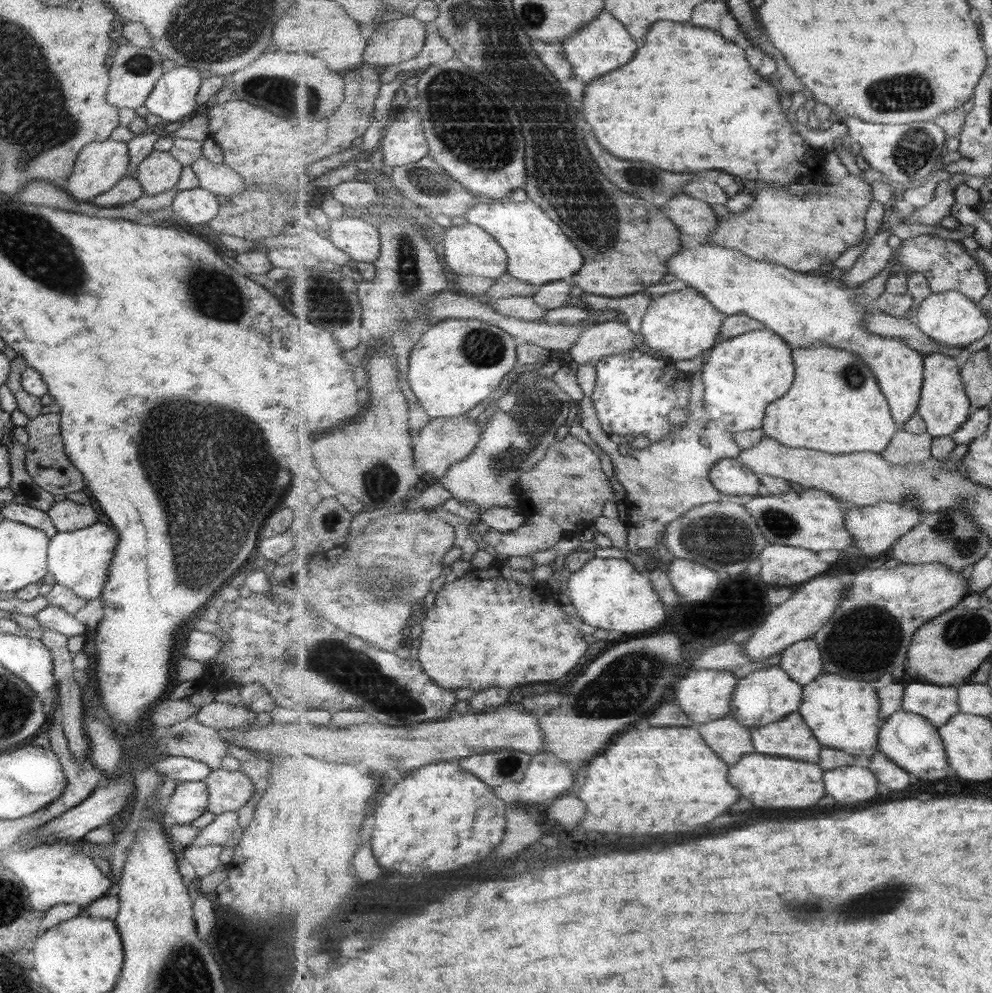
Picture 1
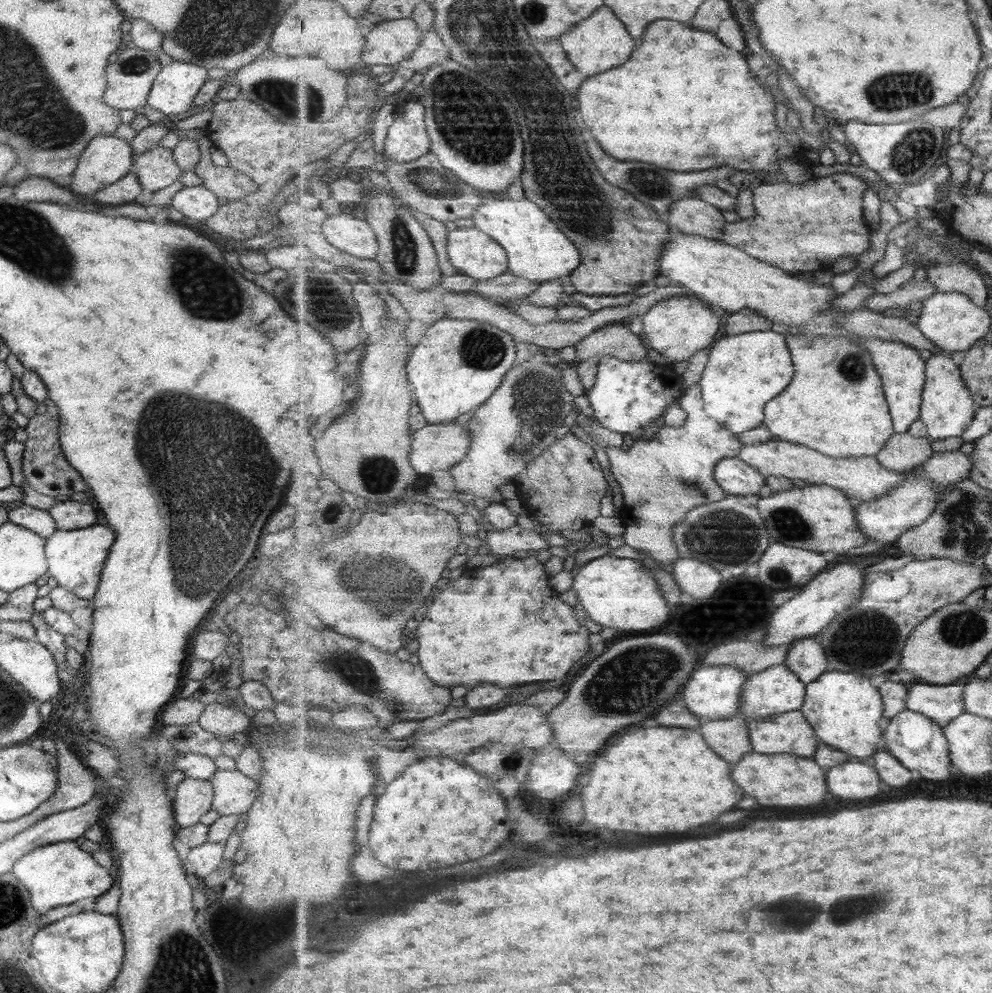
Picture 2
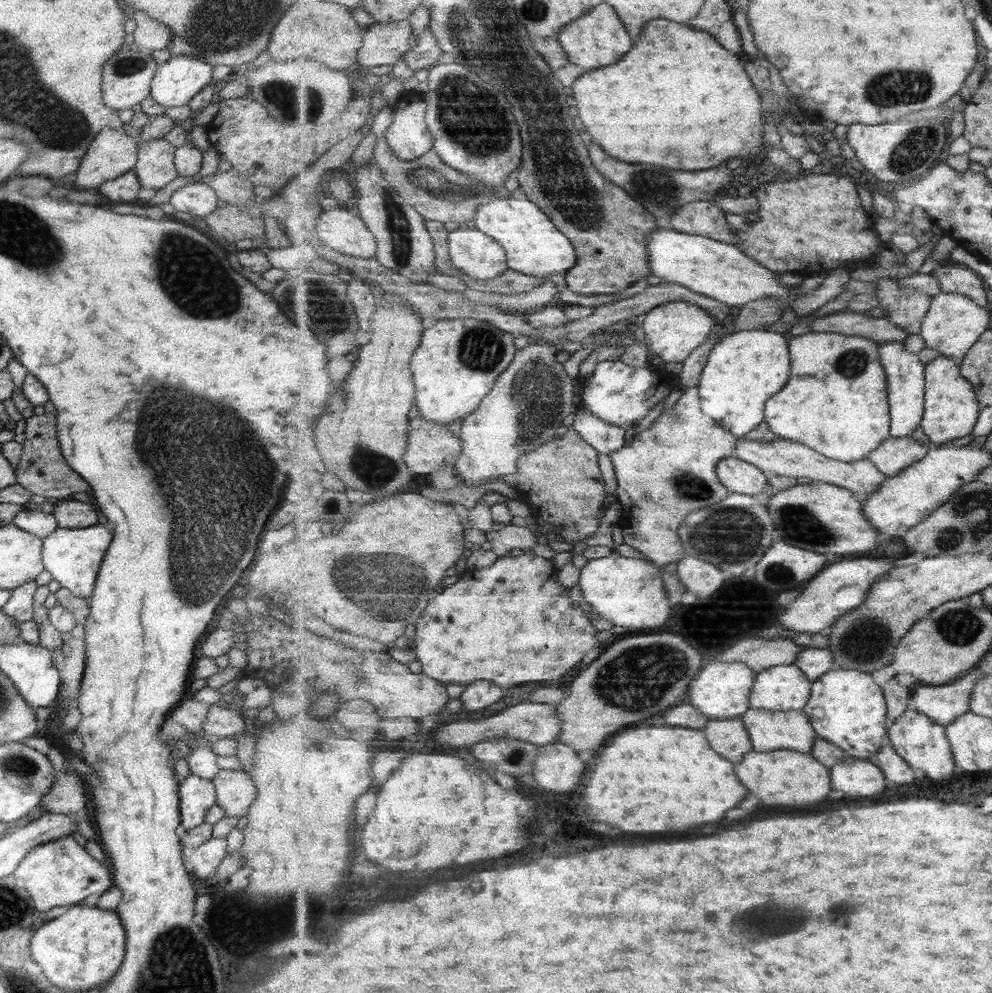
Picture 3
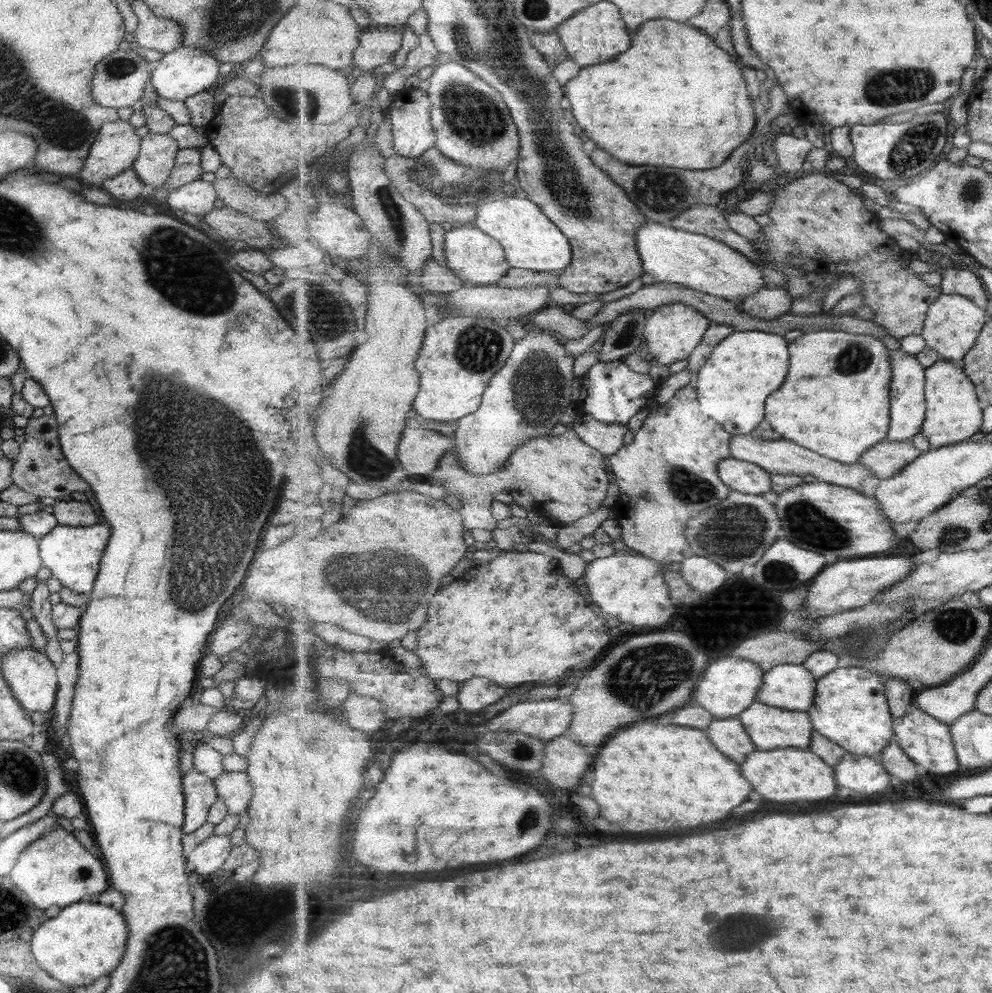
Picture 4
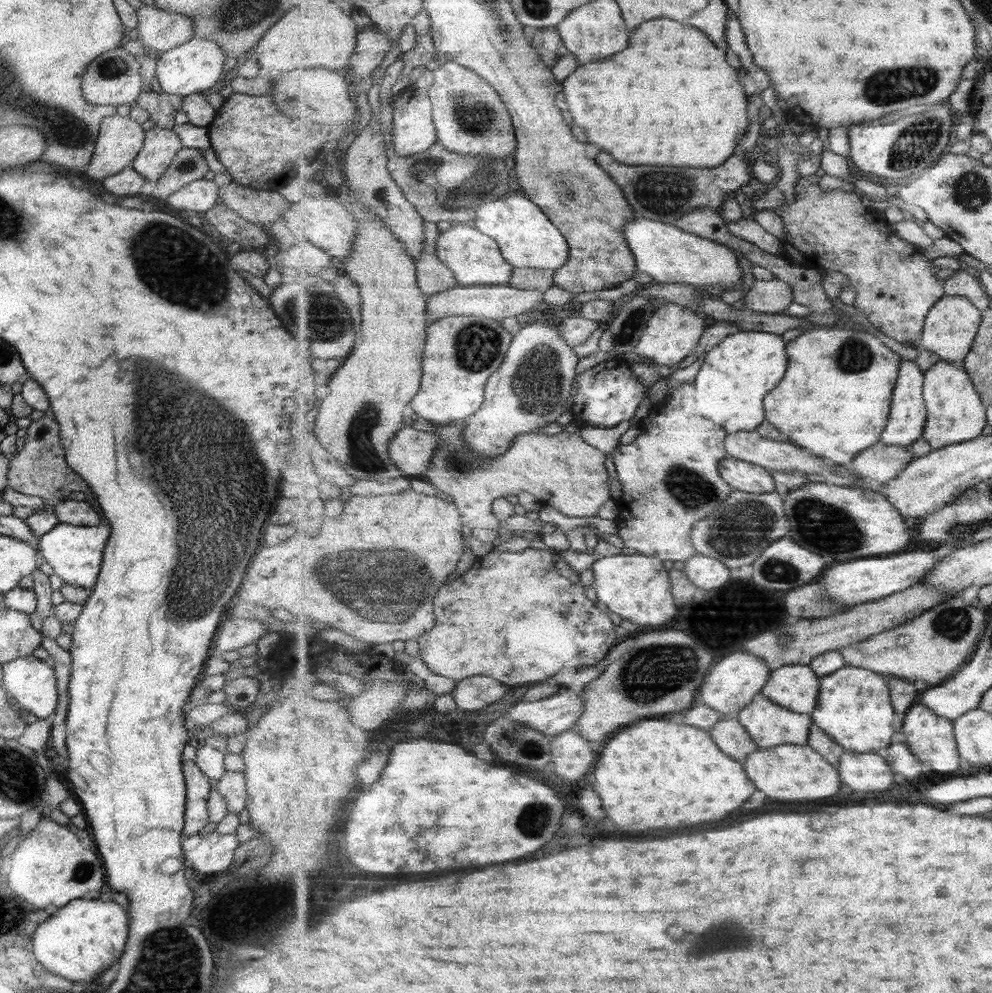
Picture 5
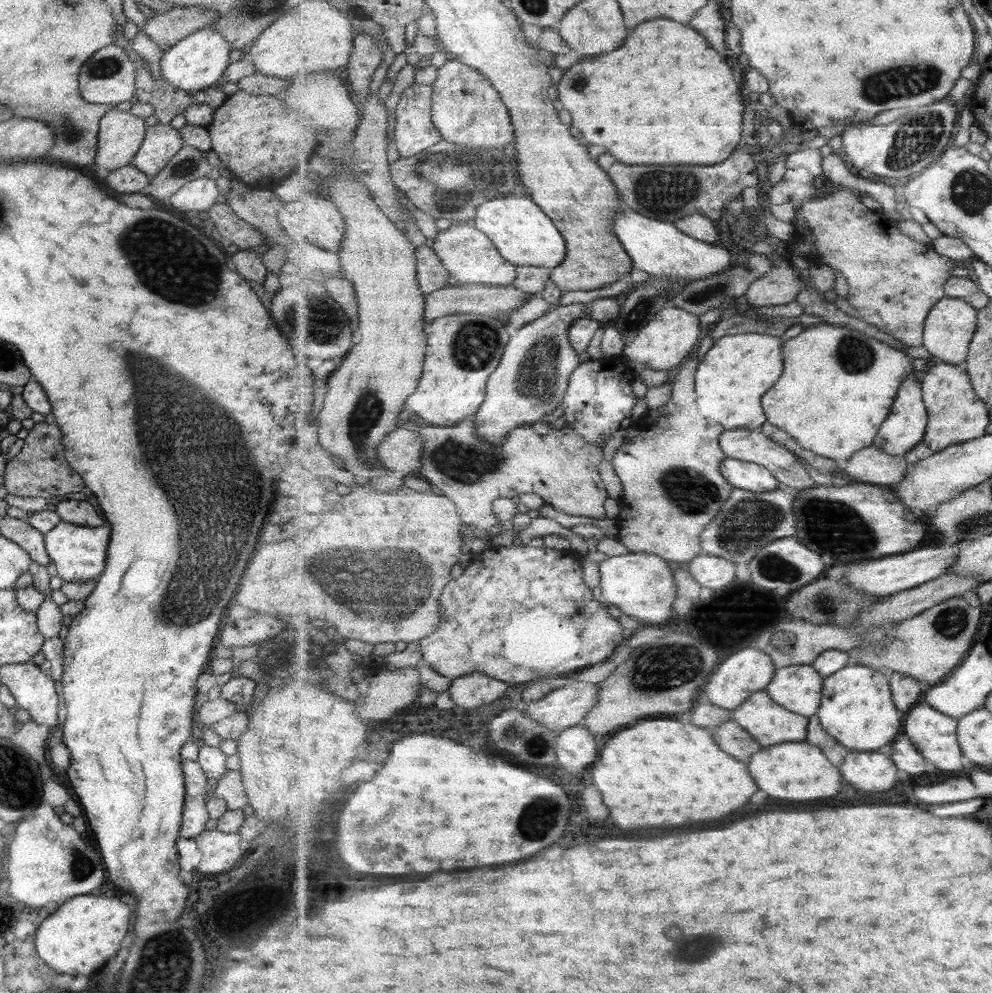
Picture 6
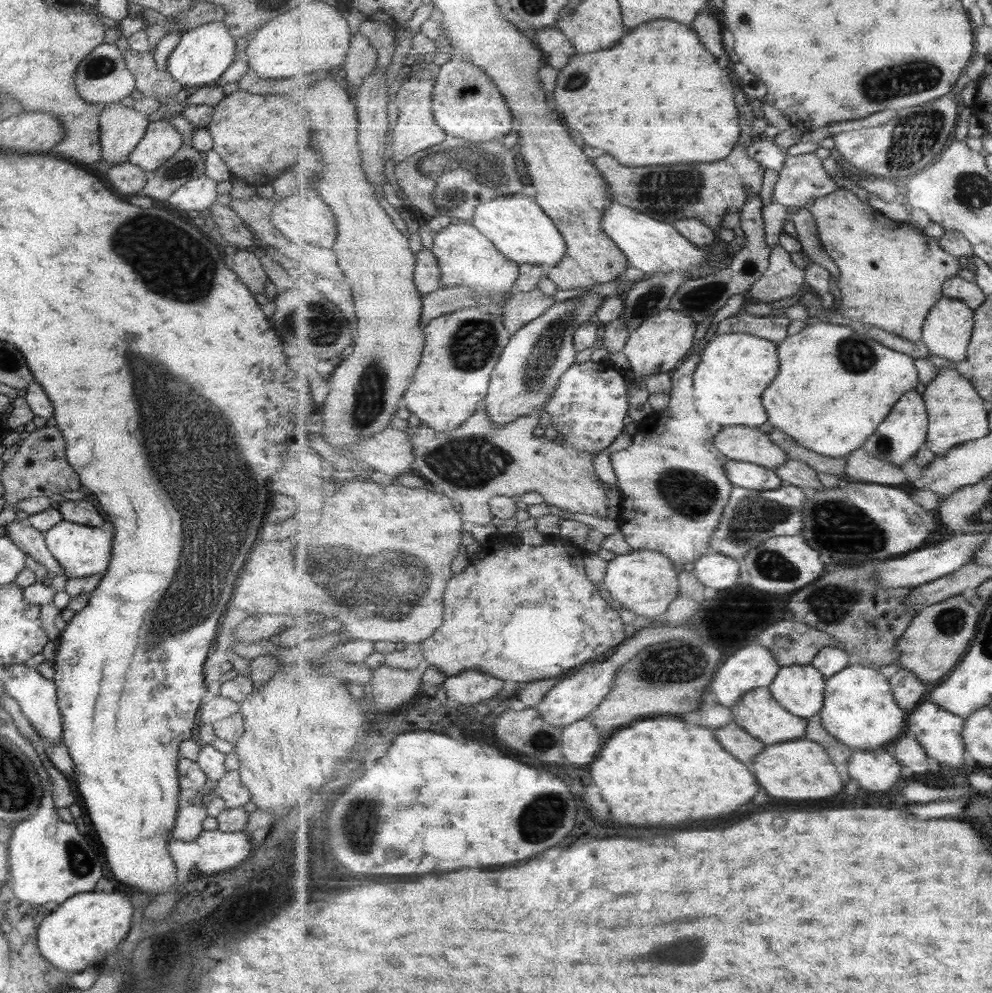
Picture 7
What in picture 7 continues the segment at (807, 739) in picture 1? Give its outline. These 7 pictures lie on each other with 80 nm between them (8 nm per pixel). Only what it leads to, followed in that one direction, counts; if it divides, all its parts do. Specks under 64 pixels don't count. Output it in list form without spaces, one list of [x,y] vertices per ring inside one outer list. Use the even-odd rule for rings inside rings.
[[[769,687],[751,690],[732,706],[734,722],[748,730],[755,738],[766,745],[784,743],[806,736],[808,718],[793,714],[782,705],[771,692]]]

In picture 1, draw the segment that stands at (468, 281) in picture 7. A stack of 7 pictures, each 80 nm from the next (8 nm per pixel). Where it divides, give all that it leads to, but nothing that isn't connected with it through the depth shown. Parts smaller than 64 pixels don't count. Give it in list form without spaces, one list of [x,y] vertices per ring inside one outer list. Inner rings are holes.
[[[455,220],[453,225],[446,229],[443,245],[443,261],[446,268],[457,275],[480,276],[497,280],[508,272],[507,251],[492,234],[478,224]]]

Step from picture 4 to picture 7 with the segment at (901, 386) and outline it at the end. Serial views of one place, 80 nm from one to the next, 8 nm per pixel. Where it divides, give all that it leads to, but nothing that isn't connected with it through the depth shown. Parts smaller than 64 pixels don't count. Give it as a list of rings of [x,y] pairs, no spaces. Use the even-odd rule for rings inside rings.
[[[910,390],[899,399],[899,403],[895,404],[894,410],[887,416],[886,421],[878,426],[875,435],[864,444],[863,448],[874,457],[882,458],[889,464],[901,468],[927,443],[929,422],[925,399],[915,390]]]

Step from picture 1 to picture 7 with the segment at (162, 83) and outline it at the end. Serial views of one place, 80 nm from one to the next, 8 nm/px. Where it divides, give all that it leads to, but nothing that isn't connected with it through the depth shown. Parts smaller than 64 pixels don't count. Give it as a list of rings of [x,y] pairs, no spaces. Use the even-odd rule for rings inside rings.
[[[221,21],[201,24],[178,35],[176,45],[168,54],[166,72],[182,87],[210,86],[236,59],[234,50],[234,40]]]

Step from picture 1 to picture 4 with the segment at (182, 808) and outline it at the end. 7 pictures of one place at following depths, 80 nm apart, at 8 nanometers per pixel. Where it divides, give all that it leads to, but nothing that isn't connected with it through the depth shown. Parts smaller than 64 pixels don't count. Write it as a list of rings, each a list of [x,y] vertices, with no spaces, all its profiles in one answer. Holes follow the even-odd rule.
[[[194,768],[182,772],[180,777],[184,798],[183,824],[180,831],[185,836],[205,822],[207,810],[215,802],[216,790],[212,780]]]

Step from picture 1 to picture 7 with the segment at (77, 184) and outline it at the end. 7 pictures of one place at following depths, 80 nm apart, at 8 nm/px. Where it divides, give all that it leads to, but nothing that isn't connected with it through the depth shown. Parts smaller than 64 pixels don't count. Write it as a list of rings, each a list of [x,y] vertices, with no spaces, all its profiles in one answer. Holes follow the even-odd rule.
[[[117,102],[103,104],[104,109],[98,118],[98,141],[100,142],[100,160],[102,169],[123,162],[128,162],[128,156],[143,138],[148,117],[132,108],[120,105]]]

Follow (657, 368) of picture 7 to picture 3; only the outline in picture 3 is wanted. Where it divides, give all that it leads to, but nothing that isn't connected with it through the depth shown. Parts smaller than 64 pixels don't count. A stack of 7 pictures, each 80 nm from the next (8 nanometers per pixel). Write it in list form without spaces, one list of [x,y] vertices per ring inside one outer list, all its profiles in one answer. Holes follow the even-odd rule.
[[[671,301],[652,308],[640,320],[644,341],[665,362],[684,362],[695,349],[710,338],[717,319],[694,302]]]

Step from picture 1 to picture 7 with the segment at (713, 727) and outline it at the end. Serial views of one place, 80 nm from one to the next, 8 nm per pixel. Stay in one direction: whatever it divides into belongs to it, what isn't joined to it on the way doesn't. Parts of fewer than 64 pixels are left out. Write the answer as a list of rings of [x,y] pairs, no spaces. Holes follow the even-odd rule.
[[[729,723],[716,729],[719,734],[719,742],[723,742],[725,750],[731,750],[741,762],[751,764],[757,754],[761,754],[766,747],[764,742],[755,738],[748,730],[737,723]]]

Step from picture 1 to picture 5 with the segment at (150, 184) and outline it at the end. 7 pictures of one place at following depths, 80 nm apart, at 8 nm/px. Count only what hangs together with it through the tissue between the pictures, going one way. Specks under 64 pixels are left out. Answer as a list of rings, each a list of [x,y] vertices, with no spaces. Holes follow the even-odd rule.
[[[153,126],[144,131],[141,150],[129,165],[145,180],[157,181],[181,147],[172,129]]]

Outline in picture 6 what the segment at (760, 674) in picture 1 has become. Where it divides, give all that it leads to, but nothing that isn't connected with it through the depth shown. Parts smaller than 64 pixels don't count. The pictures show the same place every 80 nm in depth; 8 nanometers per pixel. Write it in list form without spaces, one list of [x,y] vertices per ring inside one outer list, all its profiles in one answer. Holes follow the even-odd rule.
[[[789,665],[777,668],[767,692],[781,706],[810,717],[822,705],[825,676],[813,665]]]

